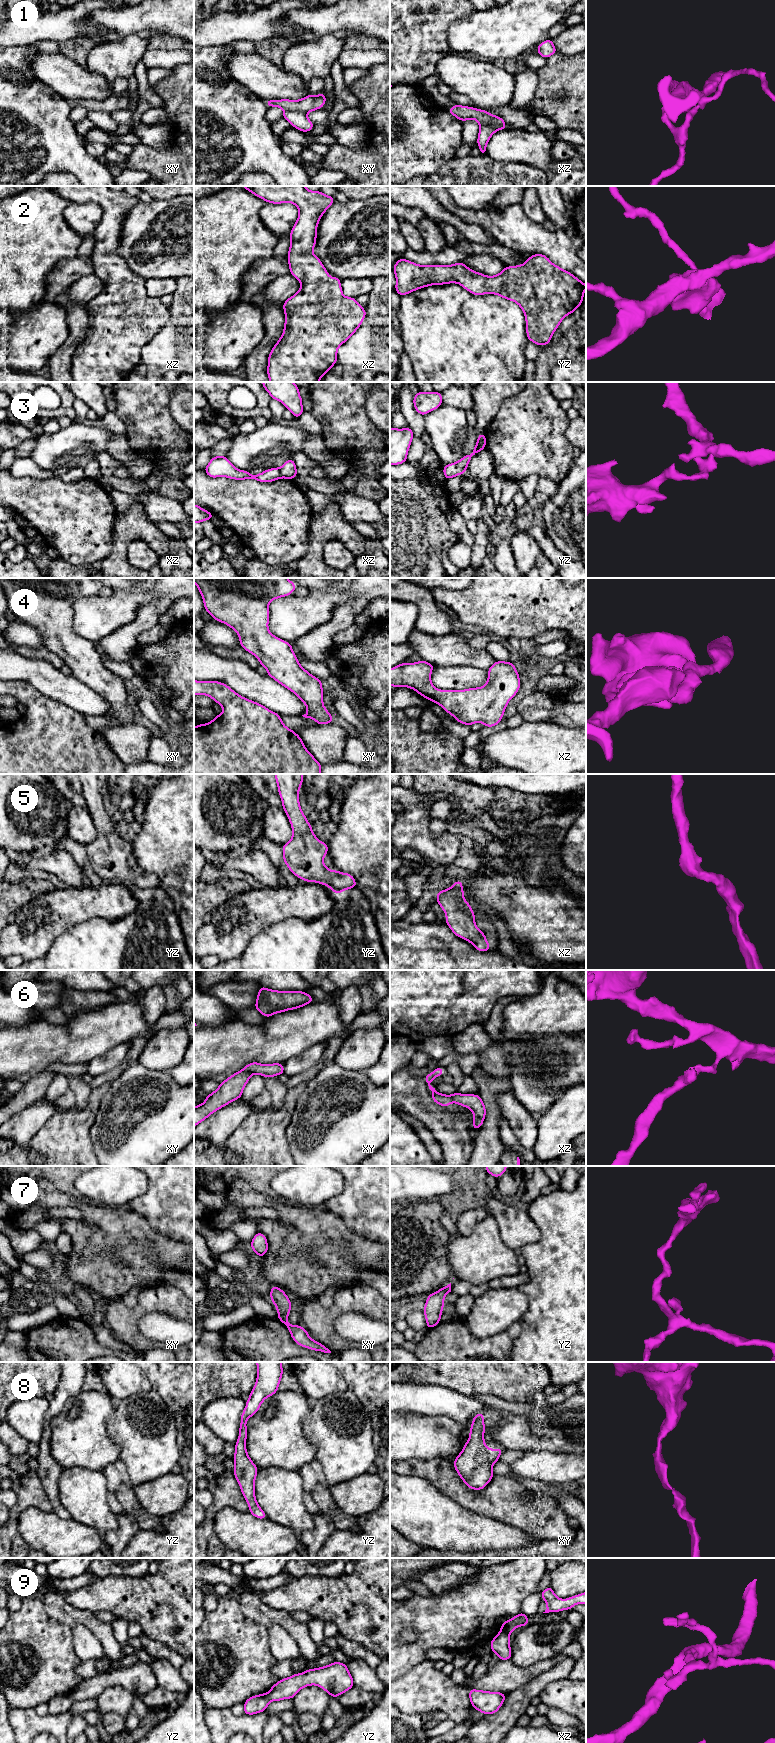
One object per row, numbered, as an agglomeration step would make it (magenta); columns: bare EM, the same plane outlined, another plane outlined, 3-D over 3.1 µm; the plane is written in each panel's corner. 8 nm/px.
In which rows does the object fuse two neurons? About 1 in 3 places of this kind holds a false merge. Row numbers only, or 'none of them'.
1, 3, 6, 9

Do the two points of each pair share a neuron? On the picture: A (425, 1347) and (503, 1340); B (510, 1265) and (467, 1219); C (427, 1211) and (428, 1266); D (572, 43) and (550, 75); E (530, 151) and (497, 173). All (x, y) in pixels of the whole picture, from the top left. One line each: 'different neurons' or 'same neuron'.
A: same neuron
B: different neurons
C: same neuron
D: different neurons
E: different neurons

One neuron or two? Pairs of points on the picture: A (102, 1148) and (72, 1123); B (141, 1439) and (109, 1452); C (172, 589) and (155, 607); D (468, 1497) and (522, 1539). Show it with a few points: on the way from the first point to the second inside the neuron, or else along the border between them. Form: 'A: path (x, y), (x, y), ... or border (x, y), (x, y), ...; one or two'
A: border (96, 1116), (90, 1129), (92, 1151), (95, 1155); two
B: border (107, 1428), (107, 1434), (120, 1449), (120, 1458); two
C: path (171, 594), (160, 605); one
D: border (475, 1512), (514, 1525), (519, 1529); two

